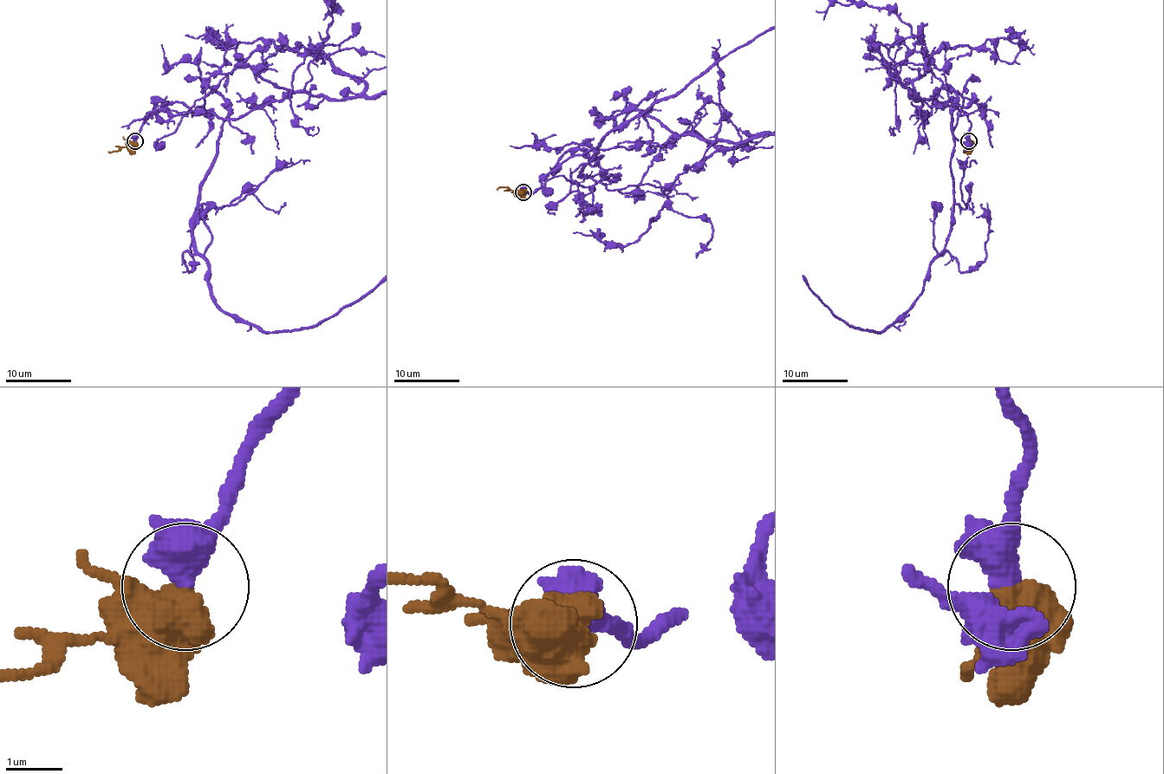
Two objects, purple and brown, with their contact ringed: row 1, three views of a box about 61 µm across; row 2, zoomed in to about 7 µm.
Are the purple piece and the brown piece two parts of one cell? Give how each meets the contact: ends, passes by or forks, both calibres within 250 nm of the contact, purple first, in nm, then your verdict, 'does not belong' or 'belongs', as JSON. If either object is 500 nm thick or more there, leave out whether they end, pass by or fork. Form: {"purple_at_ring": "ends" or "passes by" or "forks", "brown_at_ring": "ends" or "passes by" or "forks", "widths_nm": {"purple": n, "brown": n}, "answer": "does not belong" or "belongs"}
{"widths_nm": {"purple": 440, "brown": 800}, "answer": "belongs"}

